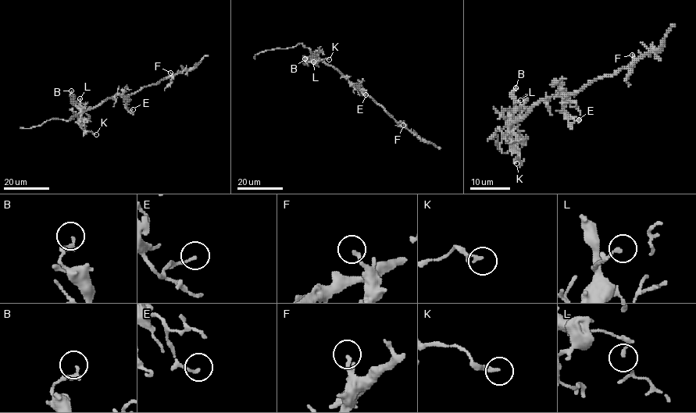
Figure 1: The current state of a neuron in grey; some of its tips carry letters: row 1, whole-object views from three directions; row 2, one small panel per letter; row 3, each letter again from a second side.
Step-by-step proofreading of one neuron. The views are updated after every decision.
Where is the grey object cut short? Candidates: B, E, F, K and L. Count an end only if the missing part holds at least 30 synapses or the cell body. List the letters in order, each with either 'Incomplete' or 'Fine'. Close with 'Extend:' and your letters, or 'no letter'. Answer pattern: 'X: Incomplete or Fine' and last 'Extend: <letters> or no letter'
B: Fine
E: Fine
F: Fine
K: Fine
L: Fine
Extend: no letter

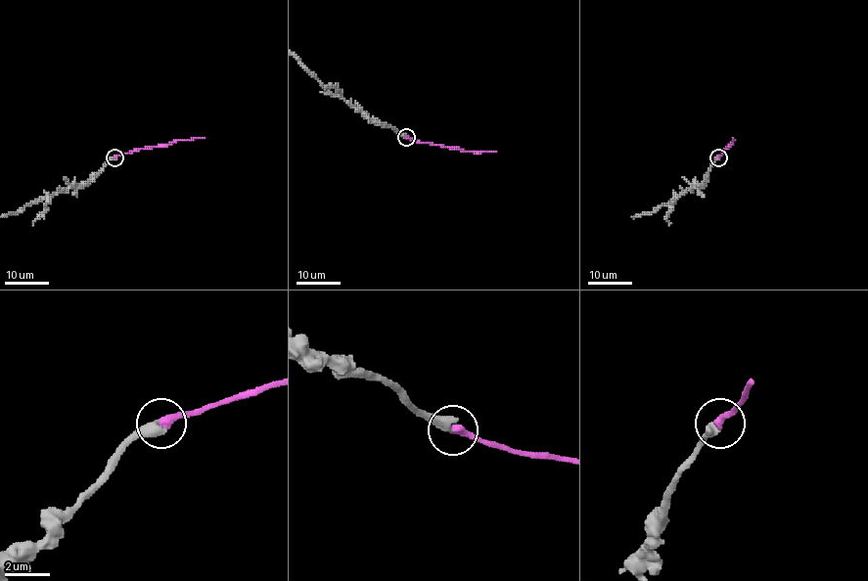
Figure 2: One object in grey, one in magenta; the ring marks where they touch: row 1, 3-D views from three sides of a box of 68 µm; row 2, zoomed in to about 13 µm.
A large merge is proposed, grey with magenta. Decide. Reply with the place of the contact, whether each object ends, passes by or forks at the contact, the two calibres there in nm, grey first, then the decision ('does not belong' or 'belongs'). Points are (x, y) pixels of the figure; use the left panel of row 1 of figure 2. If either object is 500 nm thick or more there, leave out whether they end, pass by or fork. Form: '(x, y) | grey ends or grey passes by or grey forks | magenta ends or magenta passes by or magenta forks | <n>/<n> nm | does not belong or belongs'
(114, 157) | grey ends | magenta ends | 480/360 nm | belongs

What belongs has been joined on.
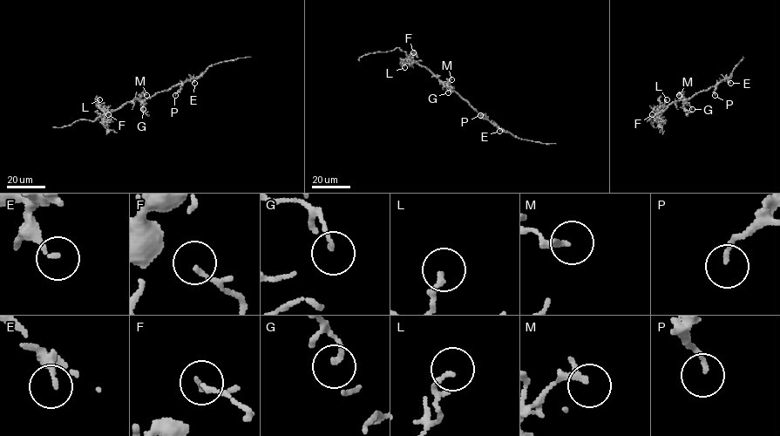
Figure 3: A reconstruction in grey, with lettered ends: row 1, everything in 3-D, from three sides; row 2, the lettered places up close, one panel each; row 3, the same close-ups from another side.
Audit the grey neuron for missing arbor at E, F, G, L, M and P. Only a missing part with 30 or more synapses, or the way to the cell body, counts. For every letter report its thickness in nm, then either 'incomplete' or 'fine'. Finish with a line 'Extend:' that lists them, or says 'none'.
E: 150 nm thick; fine
F: 110 nm thick; fine
G: 140 nm thick; fine
L: 120 nm thick; fine
M: 190 nm thick; fine
P: 140 nm thick; fine
Extend: none

